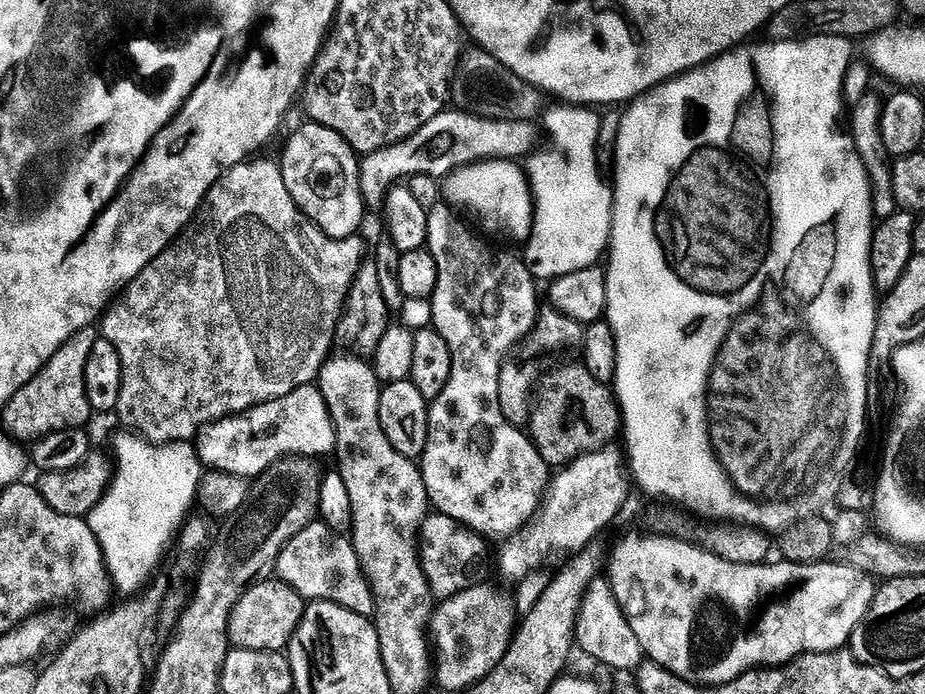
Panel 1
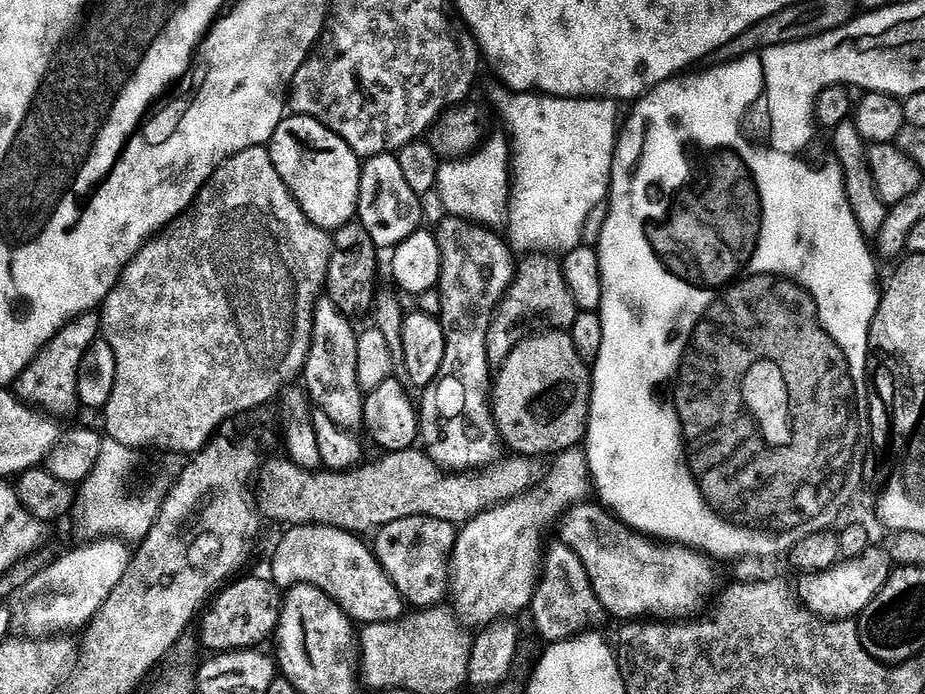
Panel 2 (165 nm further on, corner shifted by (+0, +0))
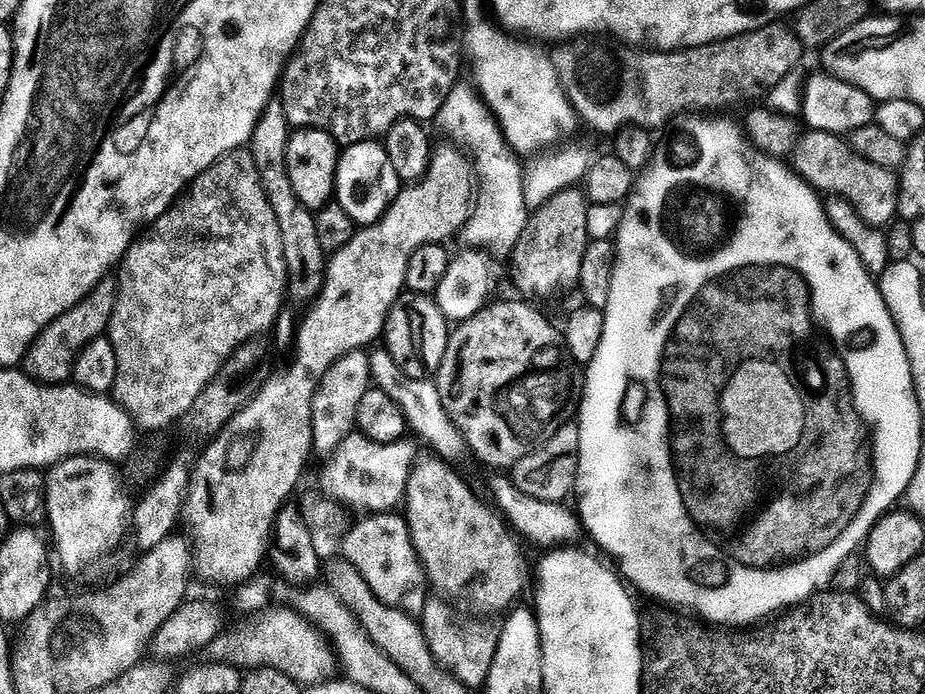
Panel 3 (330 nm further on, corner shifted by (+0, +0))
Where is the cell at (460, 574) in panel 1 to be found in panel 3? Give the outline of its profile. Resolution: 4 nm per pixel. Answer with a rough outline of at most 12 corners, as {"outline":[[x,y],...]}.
{"outline":[[403,515],[345,533],[345,559],[408,616],[430,589]]}

